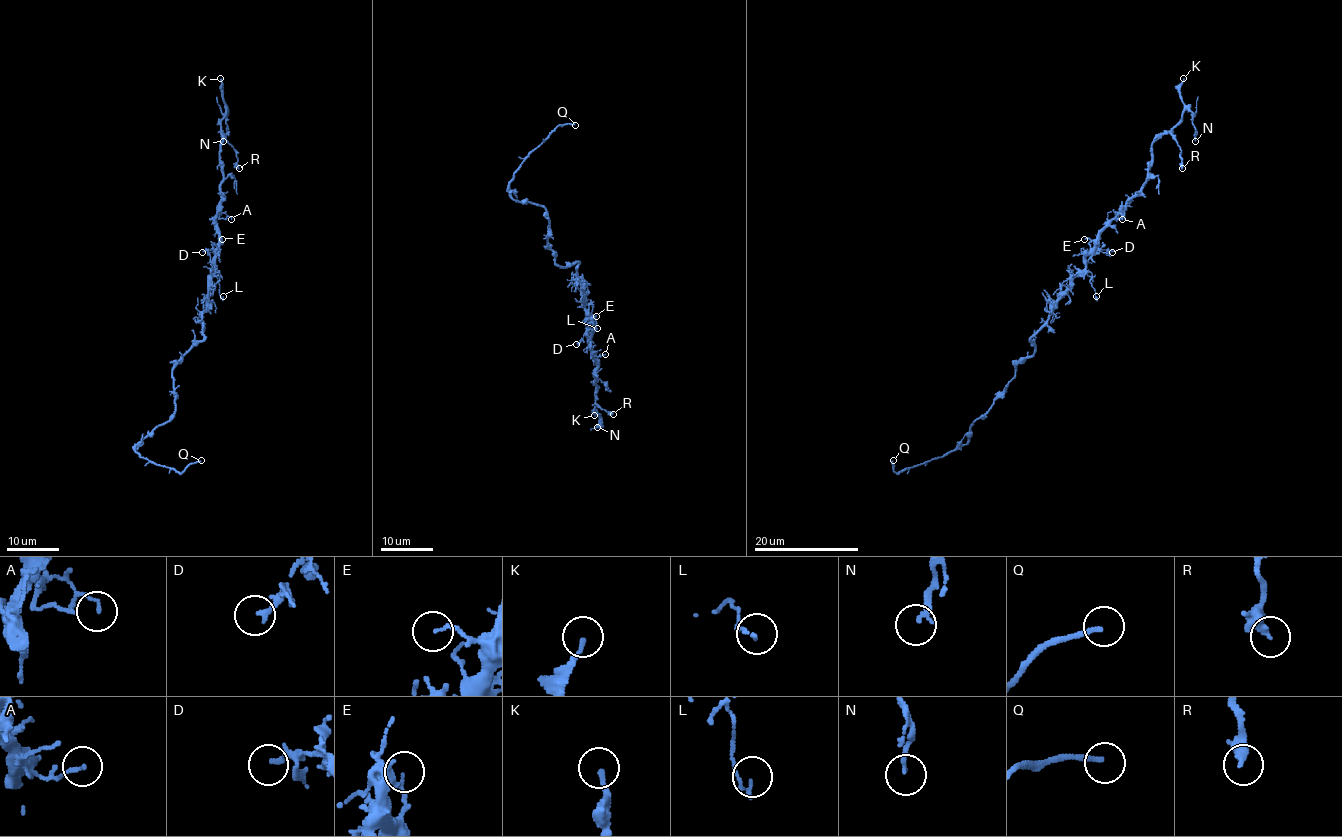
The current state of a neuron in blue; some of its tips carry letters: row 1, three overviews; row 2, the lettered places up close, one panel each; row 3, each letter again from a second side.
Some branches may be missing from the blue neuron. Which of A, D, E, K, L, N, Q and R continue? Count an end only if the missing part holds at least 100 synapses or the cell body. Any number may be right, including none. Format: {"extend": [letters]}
{"extend": ["Q"]}

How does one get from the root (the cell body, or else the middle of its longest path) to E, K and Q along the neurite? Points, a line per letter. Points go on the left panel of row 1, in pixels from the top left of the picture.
E: (202, 318), (209, 277), (222, 239)
K: (202, 318), (218, 247), (216, 205), (223, 197), (219, 143), (226, 103), (220, 78)
Q: (202, 318), (203, 338), (173, 366), (173, 416), (156, 425), (136, 446), (142, 458), (180, 472), (201, 460)

